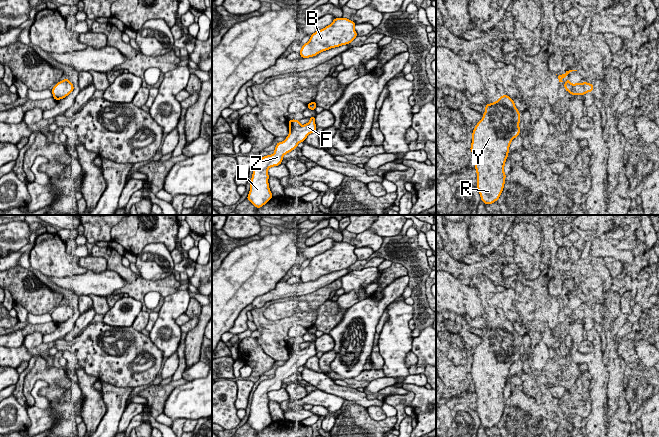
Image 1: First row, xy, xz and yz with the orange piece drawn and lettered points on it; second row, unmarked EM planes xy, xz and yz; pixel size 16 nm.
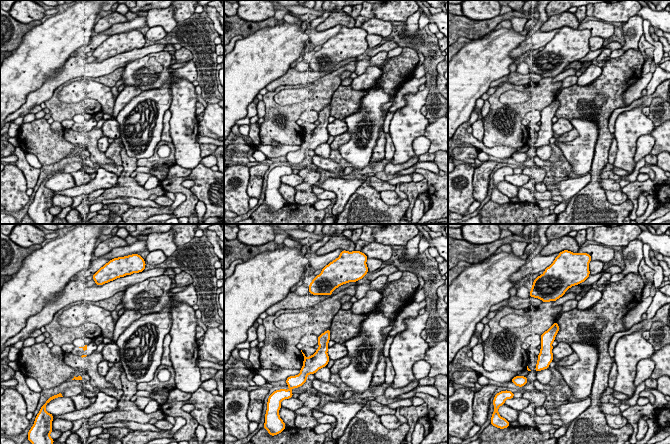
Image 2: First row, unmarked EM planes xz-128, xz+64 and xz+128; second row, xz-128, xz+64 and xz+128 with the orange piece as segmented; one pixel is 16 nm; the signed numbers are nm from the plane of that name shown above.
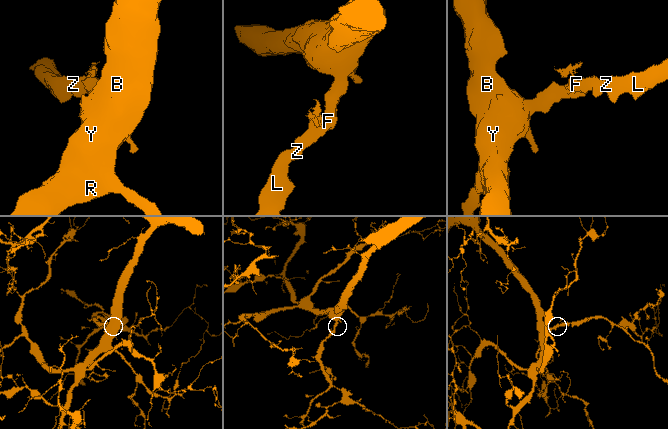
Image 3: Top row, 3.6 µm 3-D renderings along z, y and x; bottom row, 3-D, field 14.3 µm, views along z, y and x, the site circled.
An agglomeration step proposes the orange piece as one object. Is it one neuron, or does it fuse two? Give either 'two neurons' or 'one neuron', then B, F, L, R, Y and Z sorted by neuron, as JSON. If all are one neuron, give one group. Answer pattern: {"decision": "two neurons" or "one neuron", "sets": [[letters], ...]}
{"decision": "one neuron", "sets": [["B", "F", "L", "R", "Y", "Z"]]}

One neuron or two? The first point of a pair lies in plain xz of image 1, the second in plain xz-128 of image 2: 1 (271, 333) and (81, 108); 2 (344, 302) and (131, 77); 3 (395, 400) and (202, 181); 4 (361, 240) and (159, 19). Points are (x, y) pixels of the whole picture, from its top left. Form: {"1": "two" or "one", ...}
{"1": "one", "2": "two", "3": "two", "4": "one"}

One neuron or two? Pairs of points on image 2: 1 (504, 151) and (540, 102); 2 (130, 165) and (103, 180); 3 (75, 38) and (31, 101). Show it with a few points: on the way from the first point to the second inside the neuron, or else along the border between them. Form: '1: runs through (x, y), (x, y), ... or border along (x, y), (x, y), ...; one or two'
1: border along (526, 144), (520, 147), (485, 146); two
2: border along (118, 177), (116, 185), (105, 189); two
3: border along (65, 62), (39, 87), (29, 92); two

